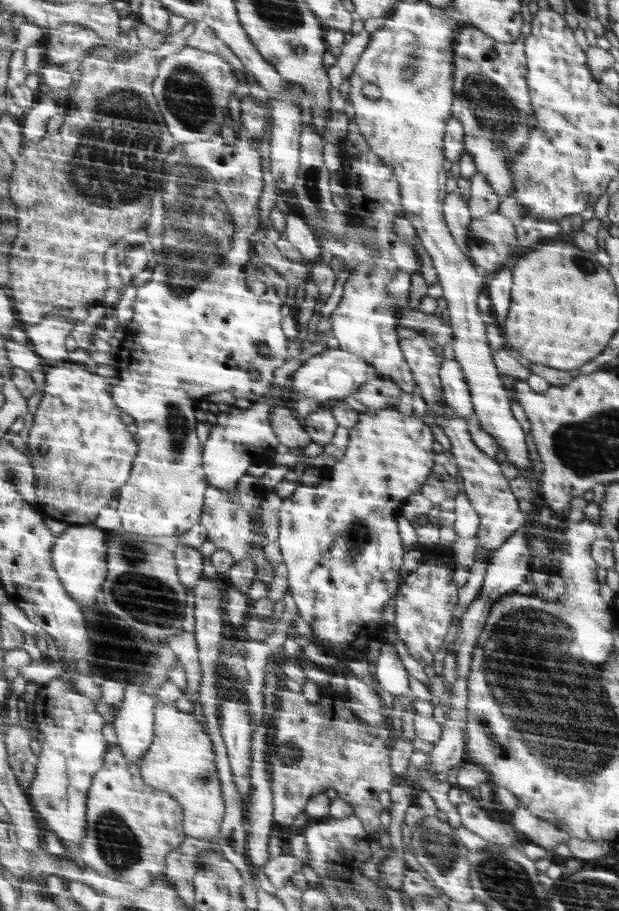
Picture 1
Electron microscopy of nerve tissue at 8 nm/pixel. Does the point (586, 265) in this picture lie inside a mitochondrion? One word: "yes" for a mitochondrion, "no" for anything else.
yes

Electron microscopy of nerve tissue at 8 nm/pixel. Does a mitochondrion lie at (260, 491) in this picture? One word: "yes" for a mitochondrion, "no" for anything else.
no

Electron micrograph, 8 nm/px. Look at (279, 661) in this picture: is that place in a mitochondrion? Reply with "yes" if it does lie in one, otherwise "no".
no

